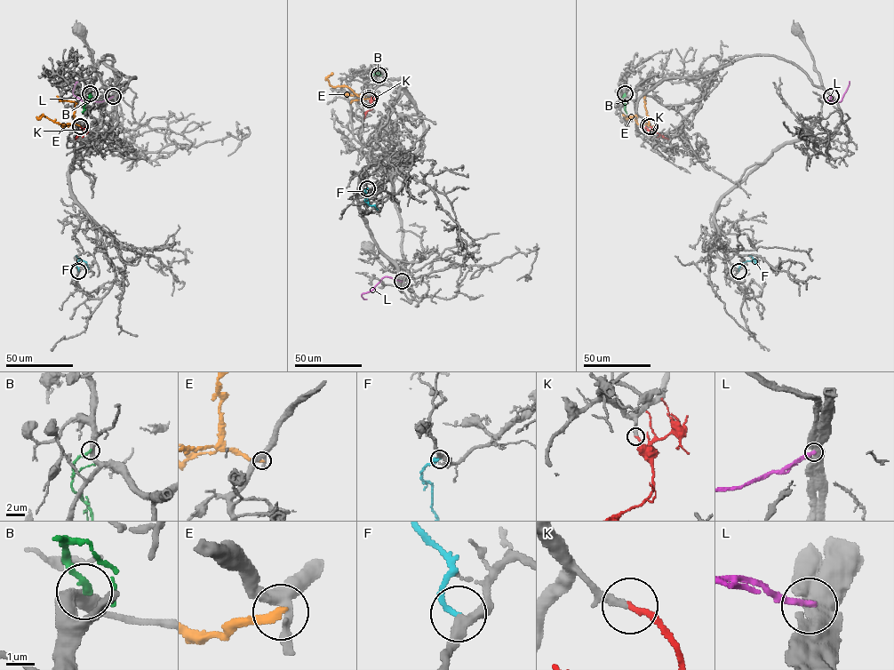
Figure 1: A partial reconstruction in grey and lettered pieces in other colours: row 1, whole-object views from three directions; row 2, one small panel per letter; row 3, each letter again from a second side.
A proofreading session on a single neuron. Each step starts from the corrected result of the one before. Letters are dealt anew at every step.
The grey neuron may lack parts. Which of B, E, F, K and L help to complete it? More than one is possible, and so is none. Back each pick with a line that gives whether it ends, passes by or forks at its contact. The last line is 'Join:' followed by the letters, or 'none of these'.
K: it ends
Join: K

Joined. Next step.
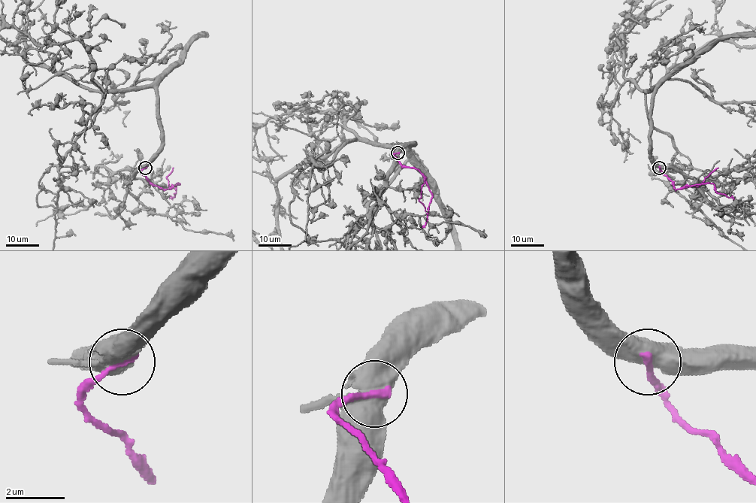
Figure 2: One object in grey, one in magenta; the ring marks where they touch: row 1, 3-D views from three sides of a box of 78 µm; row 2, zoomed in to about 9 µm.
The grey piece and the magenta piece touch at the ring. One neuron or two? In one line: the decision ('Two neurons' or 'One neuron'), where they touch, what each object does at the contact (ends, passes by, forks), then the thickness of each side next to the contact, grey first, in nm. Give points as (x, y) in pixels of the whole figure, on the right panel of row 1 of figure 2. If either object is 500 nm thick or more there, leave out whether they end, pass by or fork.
Two neurons. Place: (659, 168). Thickness 500 nm (grey) against 240 nm

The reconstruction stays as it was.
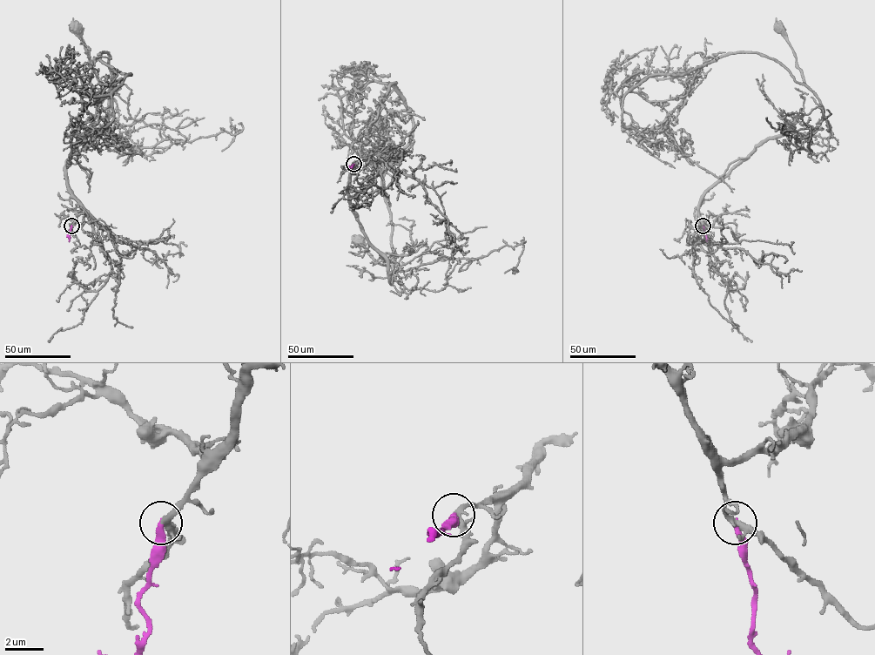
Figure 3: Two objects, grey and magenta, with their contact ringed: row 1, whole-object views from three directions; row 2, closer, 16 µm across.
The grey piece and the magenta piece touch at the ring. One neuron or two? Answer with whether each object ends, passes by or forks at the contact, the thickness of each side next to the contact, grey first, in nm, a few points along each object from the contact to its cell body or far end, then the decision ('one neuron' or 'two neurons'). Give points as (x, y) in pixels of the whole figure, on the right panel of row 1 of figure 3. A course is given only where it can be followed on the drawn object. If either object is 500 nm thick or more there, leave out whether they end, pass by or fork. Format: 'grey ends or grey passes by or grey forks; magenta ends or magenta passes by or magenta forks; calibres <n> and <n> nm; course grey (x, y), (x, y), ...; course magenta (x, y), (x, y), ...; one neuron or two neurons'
grey forks; magenta ends; calibres 240 and 300 nm; course grey (703, 226), (700, 199), (731, 169), (768, 138), (809, 133), (822, 117), (820, 100), (805, 84), (778, 27); course magenta (703, 226), (707, 241); one neuron

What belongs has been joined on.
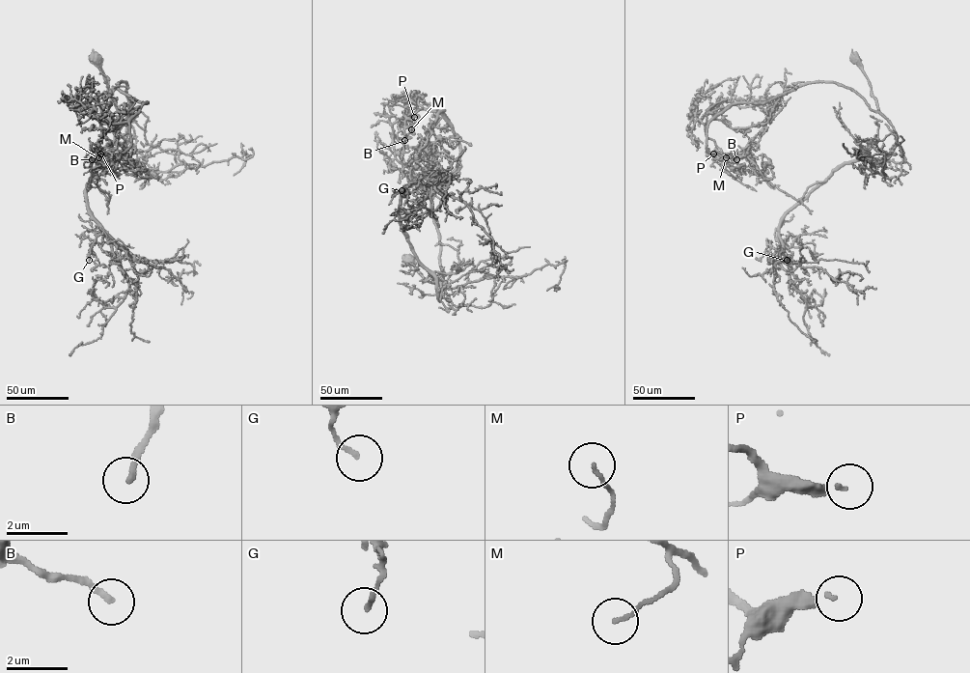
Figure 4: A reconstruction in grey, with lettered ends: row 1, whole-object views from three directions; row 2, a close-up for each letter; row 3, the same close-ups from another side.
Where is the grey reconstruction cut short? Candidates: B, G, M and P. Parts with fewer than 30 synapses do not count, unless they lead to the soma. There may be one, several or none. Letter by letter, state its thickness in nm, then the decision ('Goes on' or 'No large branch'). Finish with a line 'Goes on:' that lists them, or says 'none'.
B: Thickness 190 nm. No large branch
G: Thickness 140 nm. No large branch
M: Thickness 110 nm. No large branch
P: Thickness 120 nm. Goes on
Goes on: P

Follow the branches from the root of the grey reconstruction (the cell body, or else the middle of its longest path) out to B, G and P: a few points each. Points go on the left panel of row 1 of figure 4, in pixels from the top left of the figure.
B: (96, 58), (120, 109), (129, 109), (121, 82), (122, 92), (147, 102), (127, 121), (109, 125), (92, 159)
G: (96, 58), (107, 94), (126, 113), (126, 144), (88, 184), (86, 209), (103, 232), (89, 260)
P: (96, 58), (120, 109), (129, 109), (121, 82), (122, 92), (147, 102), (109, 125), (92, 152), (100, 154)

